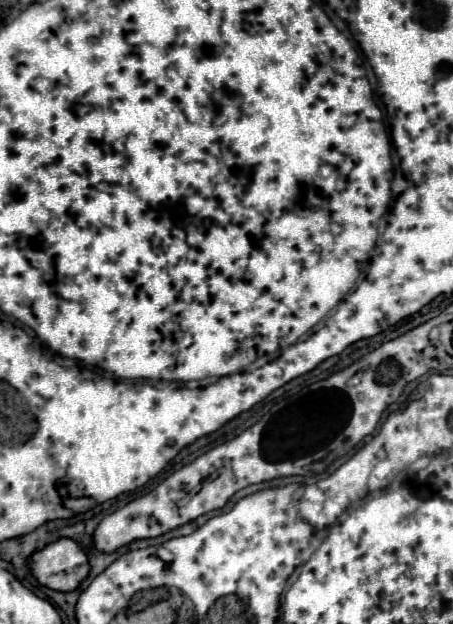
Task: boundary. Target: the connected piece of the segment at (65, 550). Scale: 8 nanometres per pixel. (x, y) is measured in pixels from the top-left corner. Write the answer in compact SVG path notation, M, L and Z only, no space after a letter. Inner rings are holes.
M61 538L31 558L33 576L47 588L73 592L89 576L91 564L75 540Z

